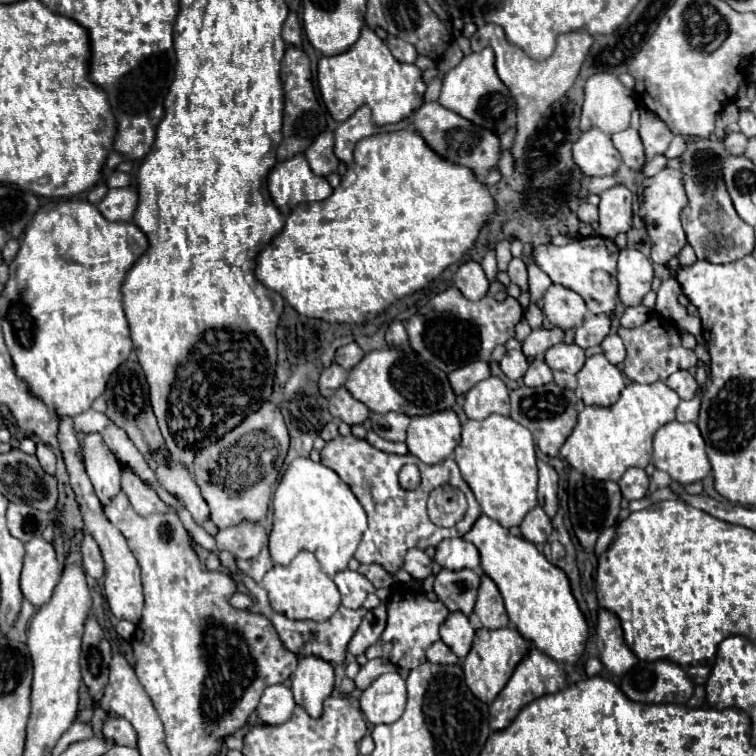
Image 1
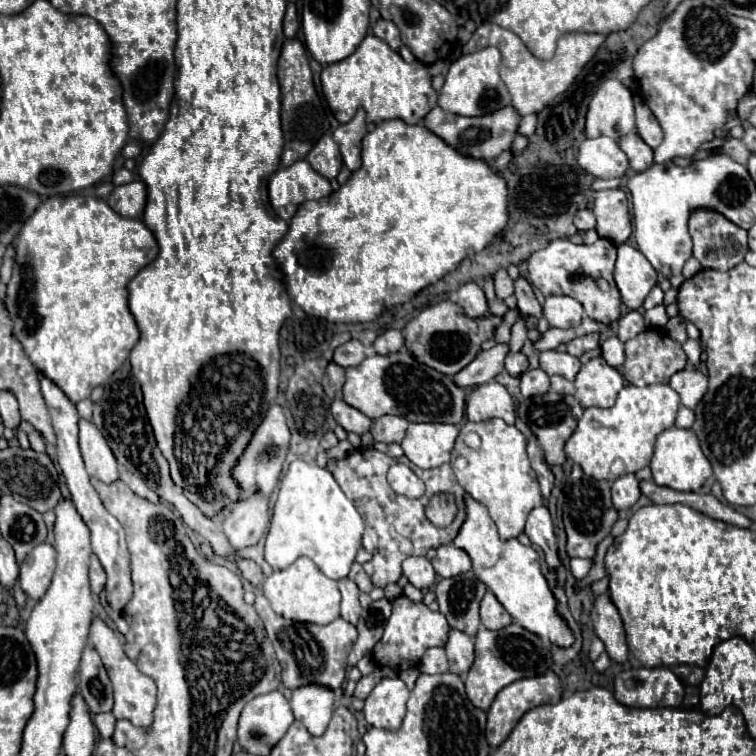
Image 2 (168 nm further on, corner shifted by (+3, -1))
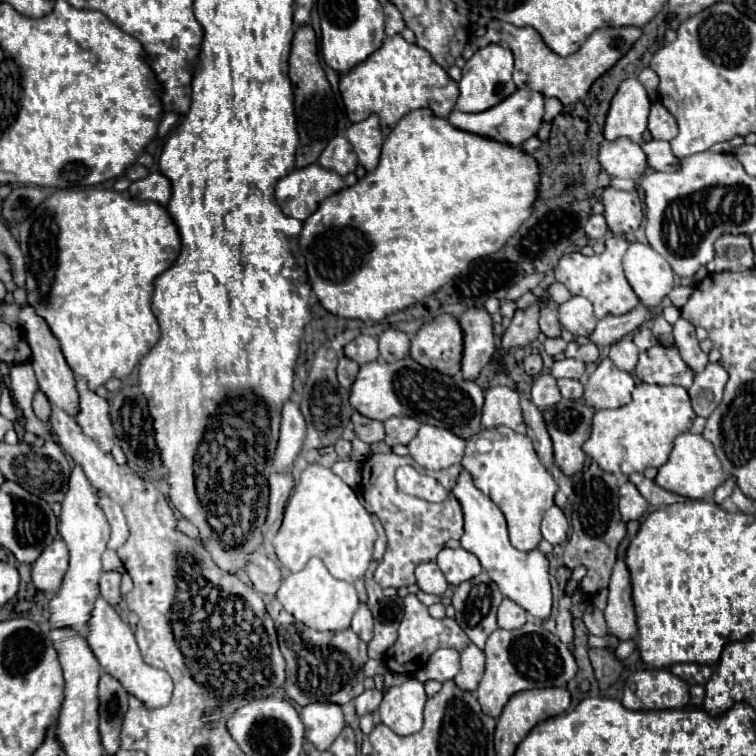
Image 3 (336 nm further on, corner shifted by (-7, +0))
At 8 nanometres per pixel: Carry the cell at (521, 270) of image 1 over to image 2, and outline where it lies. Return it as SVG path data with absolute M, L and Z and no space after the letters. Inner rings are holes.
M519 278L515 282L515 298L517 298L517 306L519 306L521 314L535 316L535 318L541 318L543 316L541 304L537 302L537 298L535 298L535 294L531 290L531 284L525 278Z

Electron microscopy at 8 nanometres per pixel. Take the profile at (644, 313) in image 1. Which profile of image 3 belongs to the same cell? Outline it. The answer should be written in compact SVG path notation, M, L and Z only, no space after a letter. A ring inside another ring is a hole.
M643 325L643 327L639 327L639 329L635 331L635 335L633 335L633 343L635 343L641 351L645 351L645 349L649 349L651 345L655 345L657 341L655 341L655 337L653 337L649 325Z

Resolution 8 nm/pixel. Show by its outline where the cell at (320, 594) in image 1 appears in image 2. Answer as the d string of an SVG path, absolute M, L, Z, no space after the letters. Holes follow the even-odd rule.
M297 558L289 568L275 570L269 578L263 582L263 594L269 598L273 610L281 614L283 618L295 620L295 622L311 622L311 624L329 624L335 618L339 618L339 602L341 592L337 580L327 578L311 558Z

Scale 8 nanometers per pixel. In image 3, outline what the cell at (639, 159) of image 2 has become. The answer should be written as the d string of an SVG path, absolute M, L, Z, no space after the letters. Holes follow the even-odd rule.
M651 139L641 145L641 149L647 155L647 165L653 171L677 171L679 159L671 153L671 147L667 141L657 141Z

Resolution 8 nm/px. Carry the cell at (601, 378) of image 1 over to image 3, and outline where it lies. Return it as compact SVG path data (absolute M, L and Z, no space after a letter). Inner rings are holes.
M603 359L585 383L585 403L593 409L615 409L631 401L635 381L617 369L611 359Z

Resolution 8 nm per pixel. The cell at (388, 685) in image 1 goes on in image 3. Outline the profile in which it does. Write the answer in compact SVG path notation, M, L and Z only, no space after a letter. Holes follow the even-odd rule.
M411 677L403 685L387 689L379 705L379 717L397 735L417 733L423 725L425 701L427 695L423 691L423 683Z

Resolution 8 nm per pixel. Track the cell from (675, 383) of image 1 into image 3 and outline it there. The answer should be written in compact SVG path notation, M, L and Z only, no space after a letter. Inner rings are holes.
M709 363L701 373L697 373L693 385L687 389L693 403L693 411L701 417L709 417L723 397L725 383L727 373L719 363Z

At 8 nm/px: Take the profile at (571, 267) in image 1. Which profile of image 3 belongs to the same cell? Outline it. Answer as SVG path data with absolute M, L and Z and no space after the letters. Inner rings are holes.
M609 237L605 241L605 251L601 255L585 257L581 253L569 253L563 255L555 267L555 281L563 283L571 295L581 295L591 301L595 307L595 317L601 319L605 315L625 315L631 309L639 305L637 295L633 293L631 285L627 283L621 267L621 259L629 247L629 241L625 237Z

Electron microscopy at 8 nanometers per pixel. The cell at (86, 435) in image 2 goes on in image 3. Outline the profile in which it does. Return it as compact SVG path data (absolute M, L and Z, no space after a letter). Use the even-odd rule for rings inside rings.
M77 379L77 391L79 391L79 413L77 423L91 437L99 449L103 449L107 455L111 455L111 449L115 445L115 433L109 419L109 405L103 397L89 391L85 381Z

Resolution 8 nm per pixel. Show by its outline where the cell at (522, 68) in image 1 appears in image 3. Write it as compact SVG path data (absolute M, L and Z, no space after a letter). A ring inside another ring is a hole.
M491 21L486 28L486 33L482 37L475 37L466 44L462 57L469 60L473 54L482 47L490 43L505 45L513 51L515 57L515 69L513 69L513 81L519 89L531 89L537 93L543 93L545 99L559 99L563 105L571 105L579 99L583 99L591 87L591 83L601 77L609 67L617 63L619 57L623 57L631 45L639 39L641 29L637 27L605 27L593 31L587 41L579 47L569 57L559 57L555 55L539 37L539 33L531 27L515 27L511 23L503 21Z

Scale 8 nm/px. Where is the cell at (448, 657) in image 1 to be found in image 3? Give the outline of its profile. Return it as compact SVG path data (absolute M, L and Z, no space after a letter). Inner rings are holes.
M437 649L427 665L415 675L419 681L435 679L435 681L447 681L453 679L459 673L459 651L455 649Z

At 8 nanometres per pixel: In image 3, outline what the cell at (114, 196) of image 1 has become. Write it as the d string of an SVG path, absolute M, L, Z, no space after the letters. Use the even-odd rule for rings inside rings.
M149 173L145 179L133 181L127 195L135 201L153 201L165 207L171 197L171 183L161 173Z

